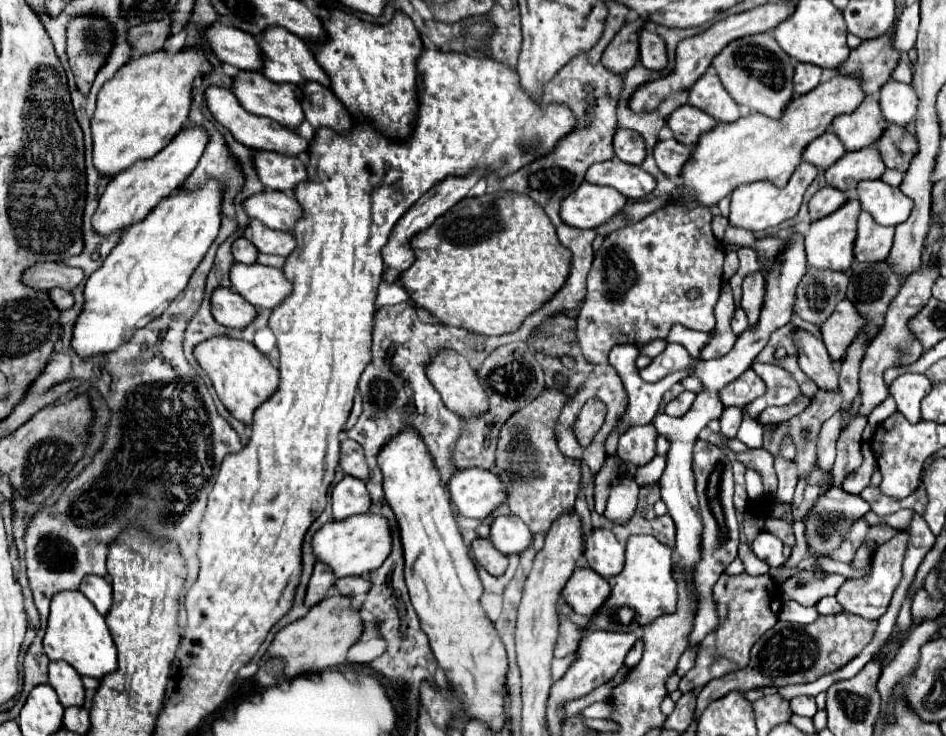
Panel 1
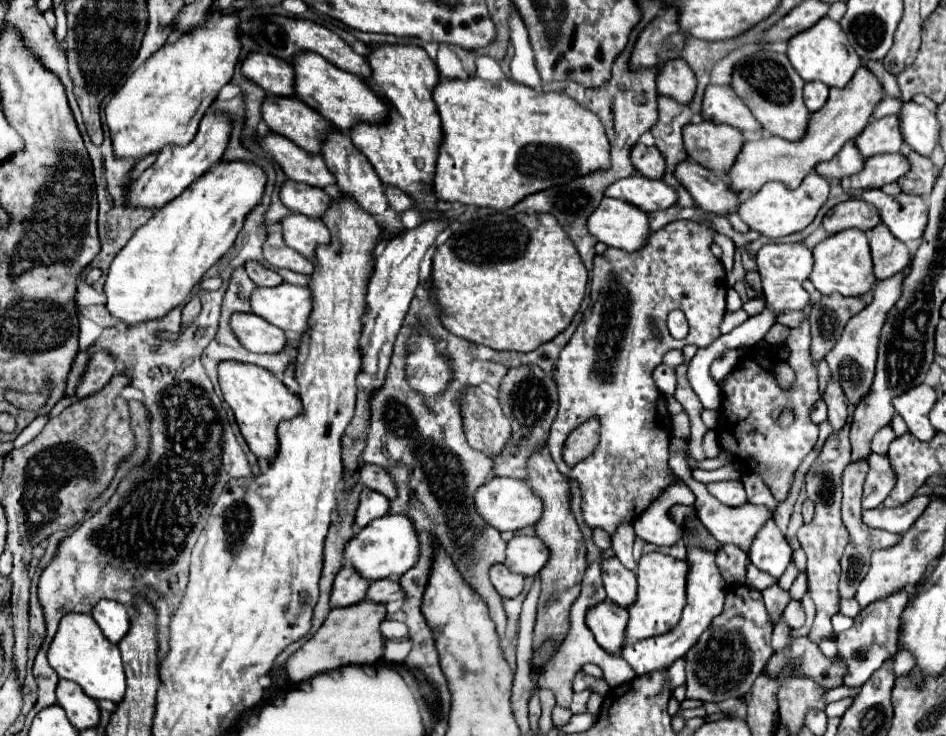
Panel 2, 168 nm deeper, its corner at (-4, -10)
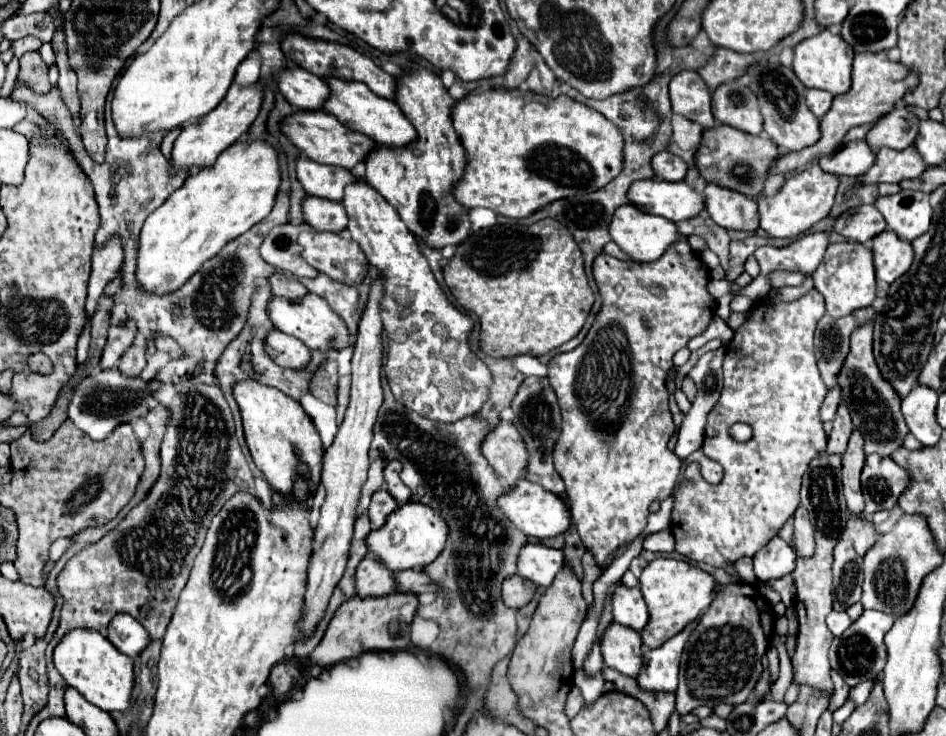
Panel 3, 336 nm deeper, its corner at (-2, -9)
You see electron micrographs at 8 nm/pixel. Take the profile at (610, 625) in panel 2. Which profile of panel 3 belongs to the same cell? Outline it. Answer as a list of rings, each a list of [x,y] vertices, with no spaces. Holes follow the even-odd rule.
[[[610,622],[600,638],[604,664],[632,678],[636,678],[642,666],[640,646],[640,634],[636,630],[630,630],[628,626],[618,626],[618,622]]]

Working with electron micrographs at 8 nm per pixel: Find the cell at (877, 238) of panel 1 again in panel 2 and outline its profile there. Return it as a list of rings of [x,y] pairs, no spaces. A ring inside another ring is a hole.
[[[880,223],[866,235],[870,241],[870,249],[872,249],[874,275],[878,279],[888,279],[896,273],[902,273],[910,265],[912,257],[908,253],[908,247],[900,243],[896,237],[892,237],[888,227]]]

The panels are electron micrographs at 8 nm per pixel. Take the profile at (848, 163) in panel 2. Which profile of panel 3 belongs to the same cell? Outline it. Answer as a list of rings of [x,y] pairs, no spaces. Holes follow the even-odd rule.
[[[854,140],[832,156],[820,158],[818,164],[822,170],[836,176],[860,176],[874,164],[874,150],[864,140]]]

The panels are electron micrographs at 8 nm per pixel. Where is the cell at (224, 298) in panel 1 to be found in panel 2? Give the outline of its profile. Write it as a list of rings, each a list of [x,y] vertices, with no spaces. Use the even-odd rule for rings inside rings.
[[[254,313],[232,315],[230,319],[236,337],[252,353],[280,353],[286,347],[286,335]]]

